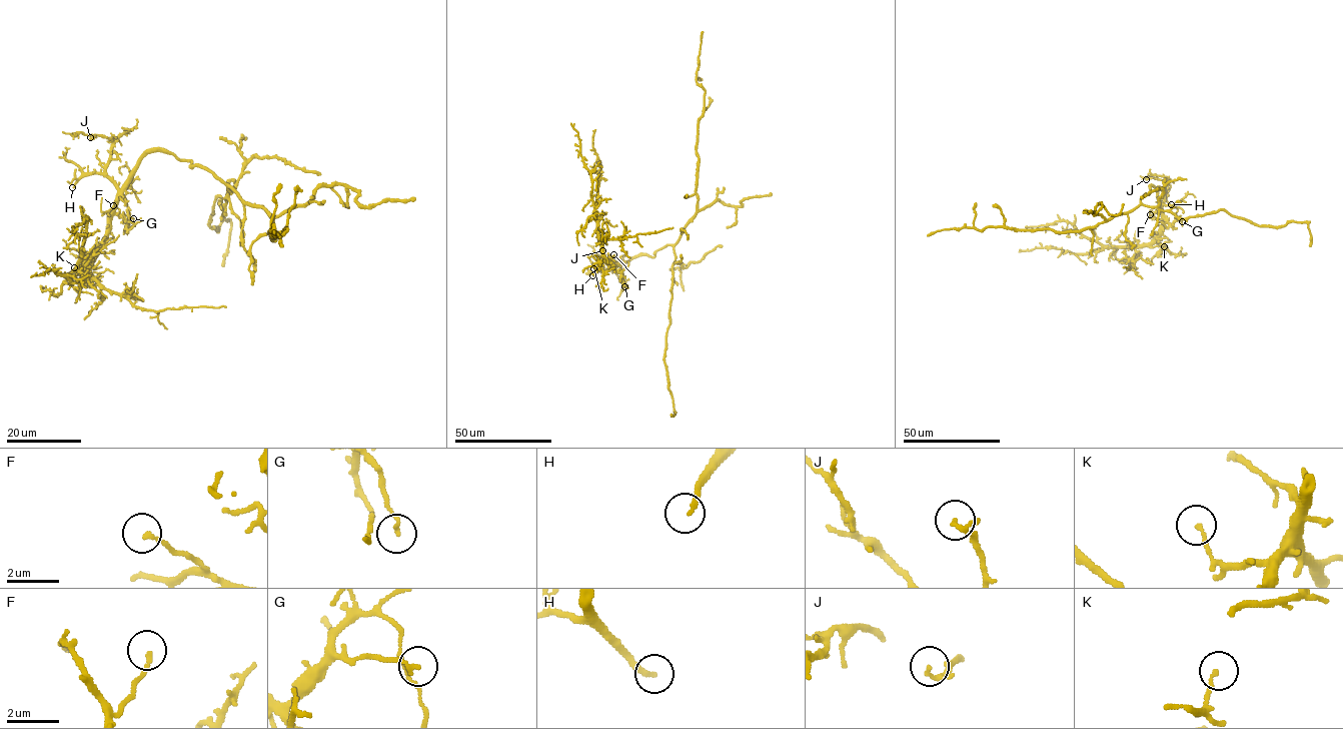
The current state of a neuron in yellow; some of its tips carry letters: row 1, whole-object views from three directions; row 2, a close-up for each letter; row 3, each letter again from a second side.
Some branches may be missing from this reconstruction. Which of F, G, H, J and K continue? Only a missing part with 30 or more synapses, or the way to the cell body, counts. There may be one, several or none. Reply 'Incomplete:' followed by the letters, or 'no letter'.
Incomplete: H

